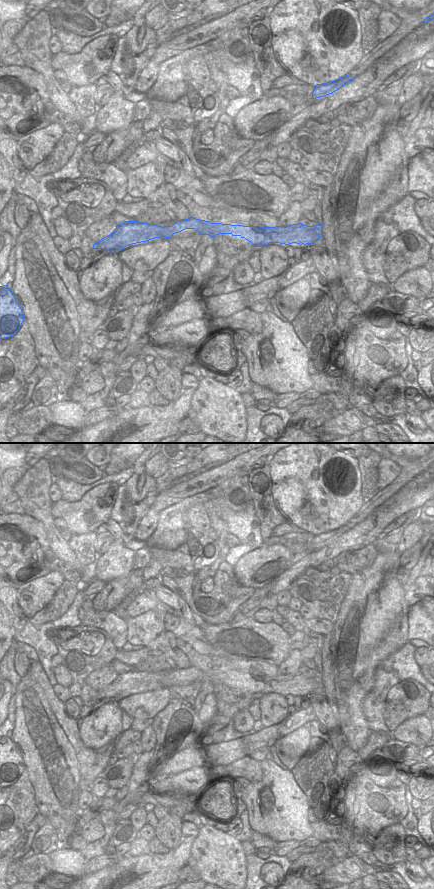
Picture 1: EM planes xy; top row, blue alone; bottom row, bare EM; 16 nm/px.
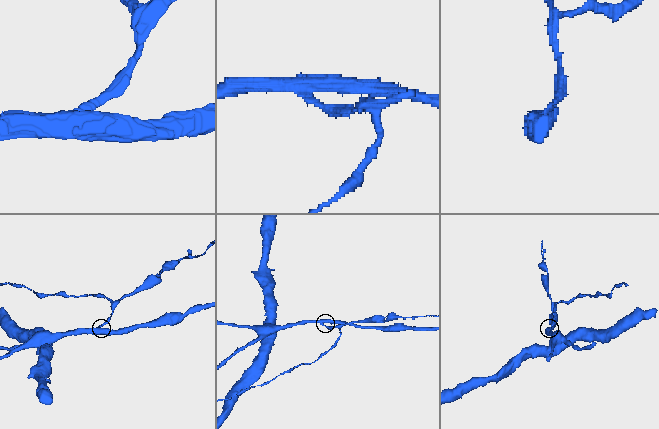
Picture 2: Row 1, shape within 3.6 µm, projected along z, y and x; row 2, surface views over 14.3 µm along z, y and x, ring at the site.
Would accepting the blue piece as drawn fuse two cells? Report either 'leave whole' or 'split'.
split

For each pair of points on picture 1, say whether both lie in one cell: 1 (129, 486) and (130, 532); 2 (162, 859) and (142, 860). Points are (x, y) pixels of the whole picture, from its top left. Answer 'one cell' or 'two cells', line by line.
1: one cell
2: one cell

